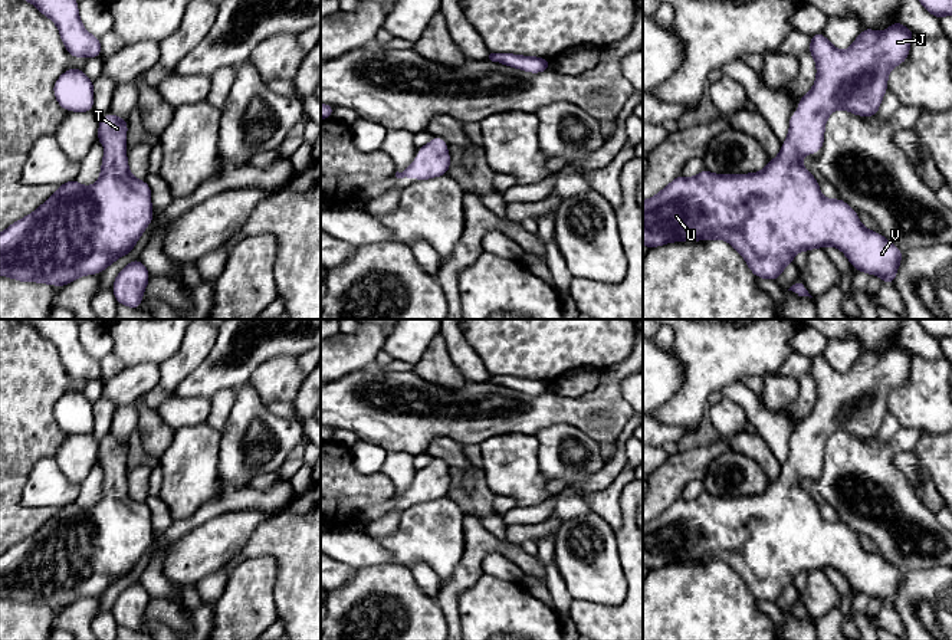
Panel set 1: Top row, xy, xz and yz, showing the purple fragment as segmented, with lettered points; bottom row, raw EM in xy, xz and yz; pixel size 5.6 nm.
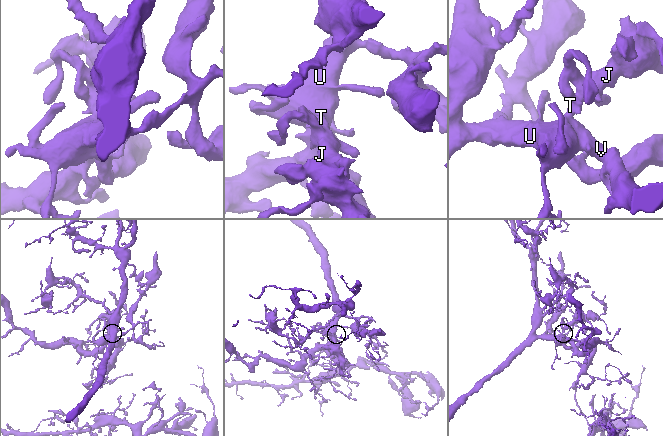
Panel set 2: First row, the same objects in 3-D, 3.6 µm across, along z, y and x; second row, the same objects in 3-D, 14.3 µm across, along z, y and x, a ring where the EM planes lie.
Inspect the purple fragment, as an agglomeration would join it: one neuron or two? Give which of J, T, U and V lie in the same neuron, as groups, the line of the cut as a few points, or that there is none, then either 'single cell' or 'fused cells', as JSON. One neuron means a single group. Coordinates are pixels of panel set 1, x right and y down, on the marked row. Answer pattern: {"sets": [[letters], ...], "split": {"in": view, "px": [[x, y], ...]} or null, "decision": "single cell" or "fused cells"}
{"sets": [["J", "T", "U", "V"]], "split": null, "decision": "single cell"}

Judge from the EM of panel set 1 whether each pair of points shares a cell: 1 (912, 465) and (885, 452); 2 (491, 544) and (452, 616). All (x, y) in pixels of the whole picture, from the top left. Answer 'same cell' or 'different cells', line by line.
1: different cells
2: same cell

